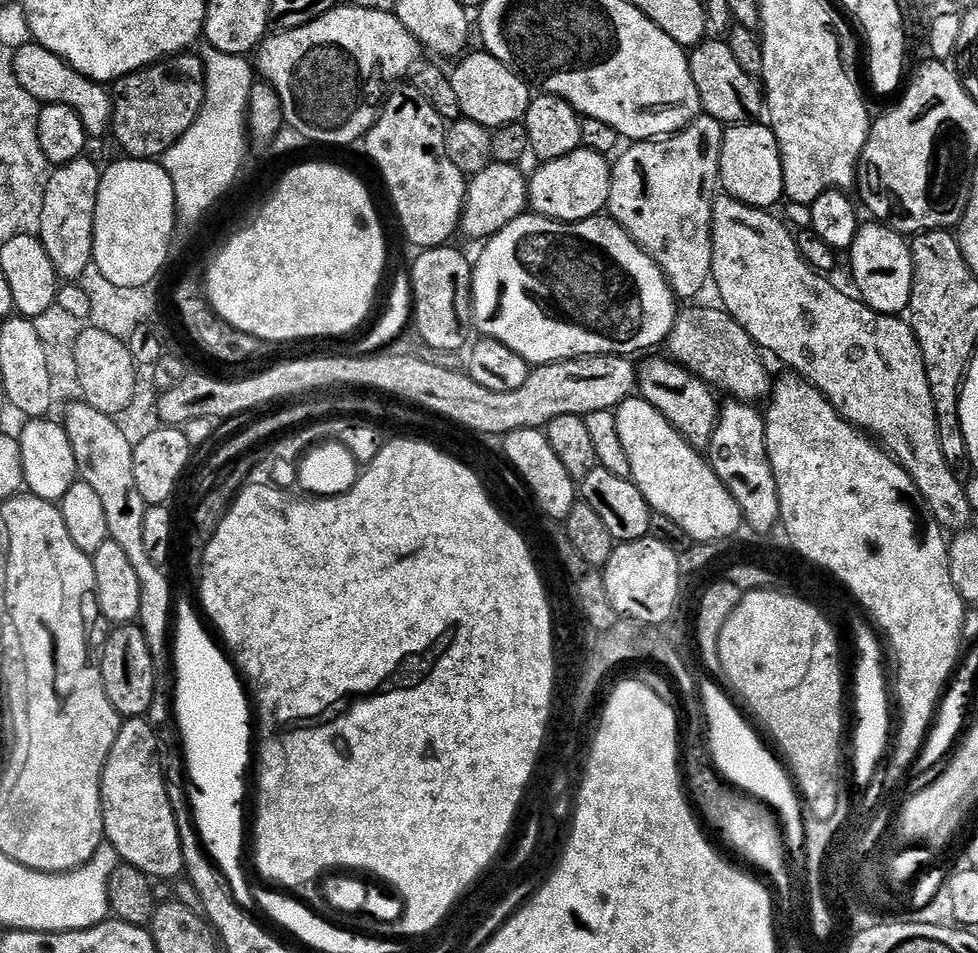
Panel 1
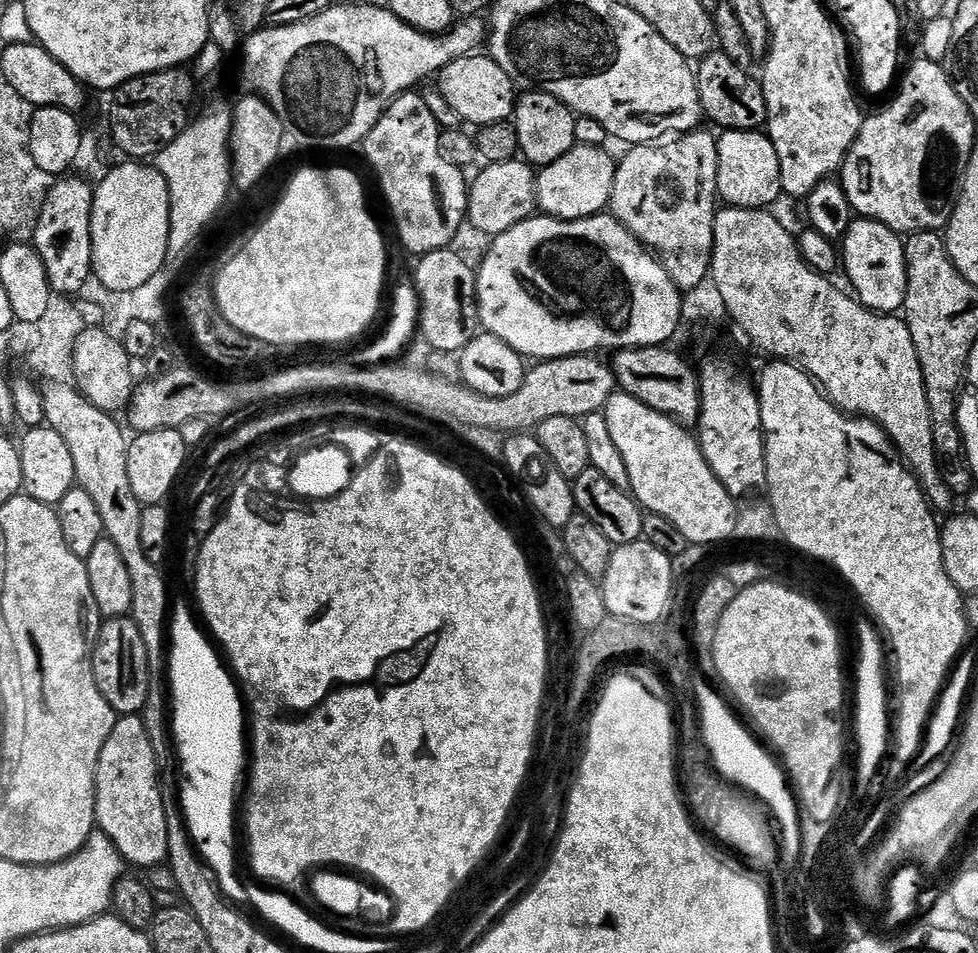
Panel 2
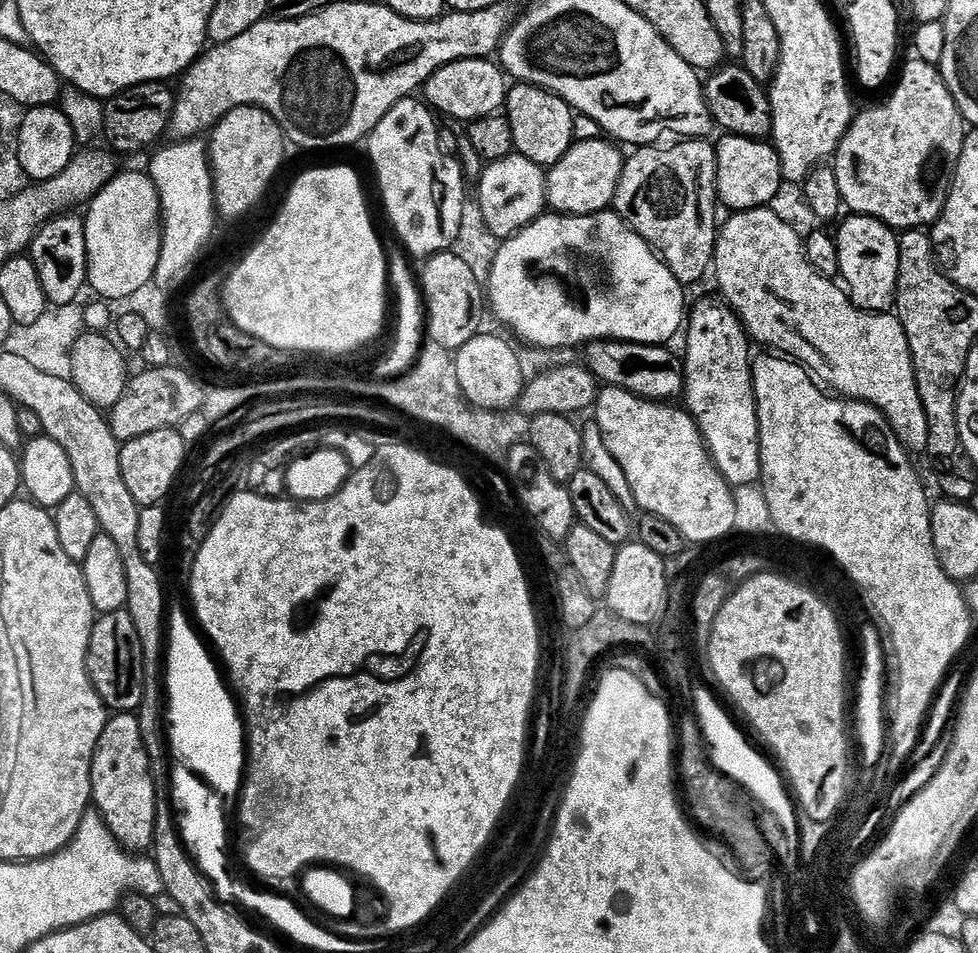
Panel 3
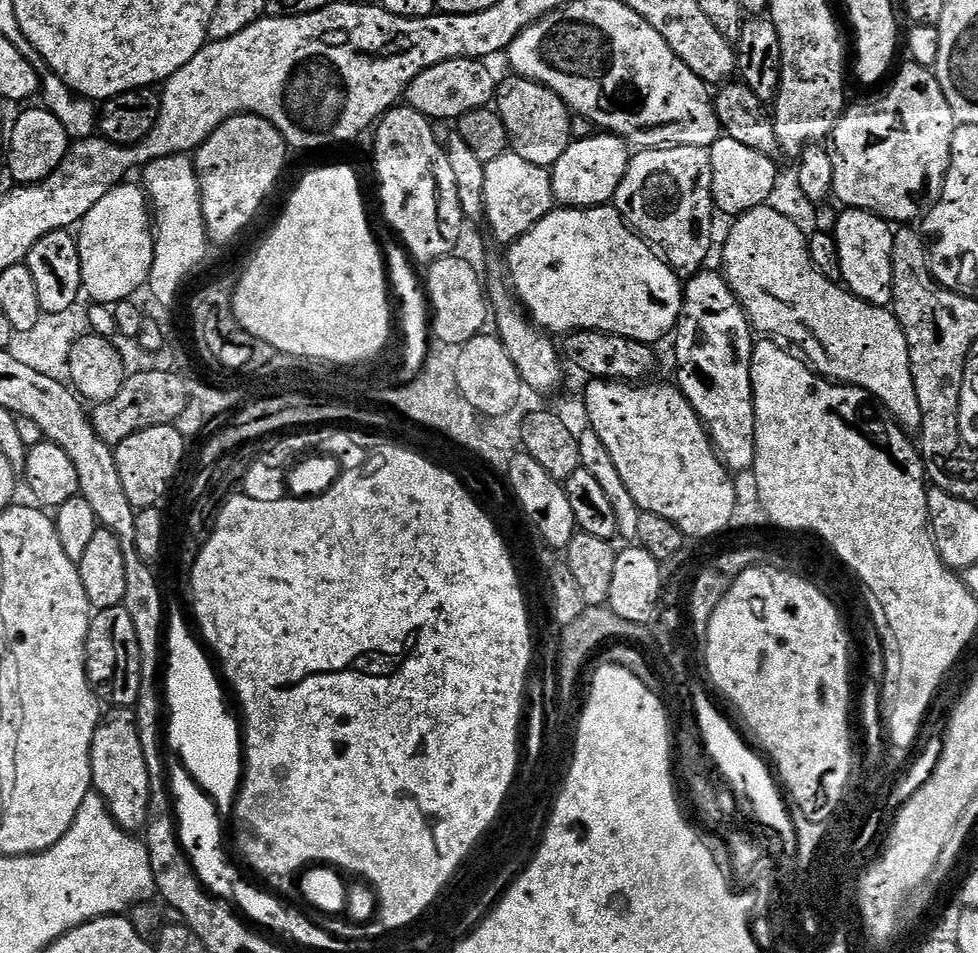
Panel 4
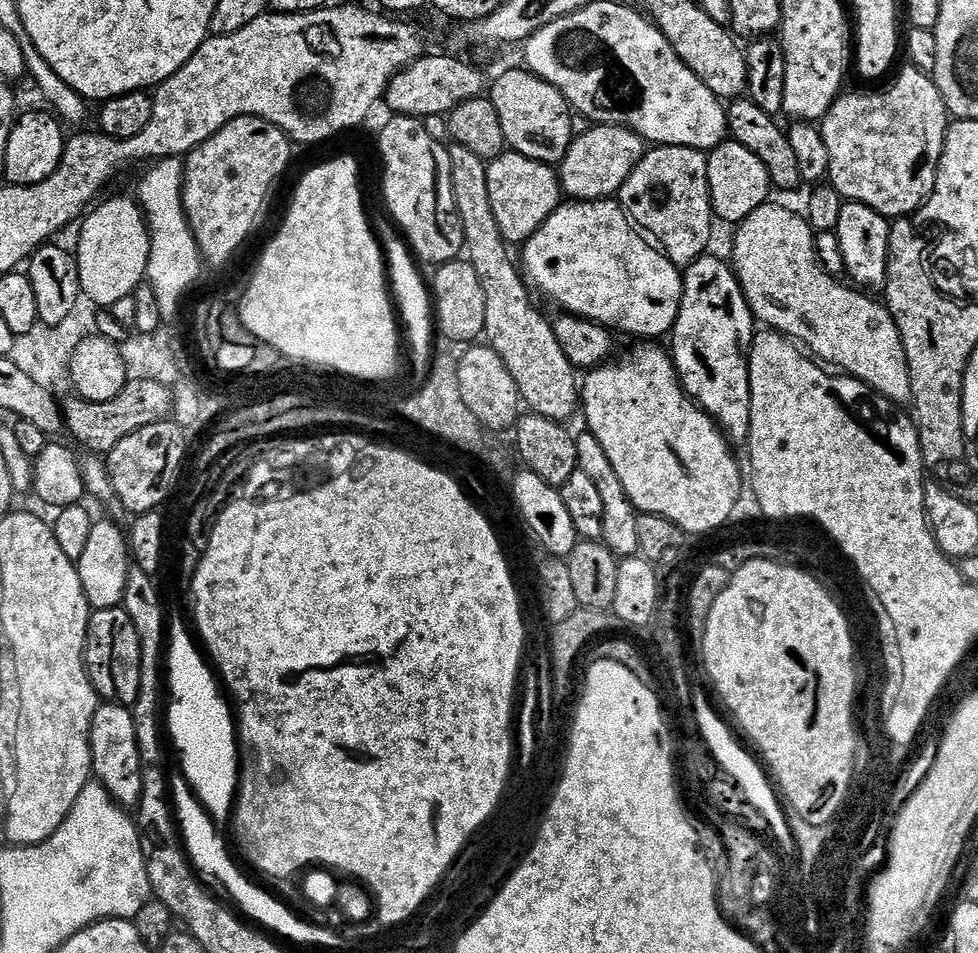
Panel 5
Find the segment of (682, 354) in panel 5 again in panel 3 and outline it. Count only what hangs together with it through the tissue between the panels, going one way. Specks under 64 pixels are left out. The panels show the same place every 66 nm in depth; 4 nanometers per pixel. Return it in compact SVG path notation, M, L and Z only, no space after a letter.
M704 300L696 309L689 311L686 316L686 331L684 336L684 356L682 352L682 363L684 366L684 391L683 399L688 399L686 403L687 411L692 413L693 420L696 421L700 436L704 439L704 445L708 447L708 452L712 456L712 460L716 464L716 468L723 474L724 480L731 486L740 486L744 484L753 484L759 481L761 470L761 446L760 446L760 427L758 426L758 410L756 409L756 399L754 398L754 382L752 381L752 361L753 353L748 353L748 344L750 345L750 337L744 330L744 325L740 323L736 313L728 307L727 304L716 300Z

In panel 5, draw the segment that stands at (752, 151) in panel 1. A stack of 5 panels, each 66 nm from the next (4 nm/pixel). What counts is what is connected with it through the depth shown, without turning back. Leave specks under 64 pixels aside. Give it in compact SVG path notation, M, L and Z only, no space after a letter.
M728 138L723 144L711 149L708 158L708 185L712 210L717 221L725 220L731 226L739 225L758 206L769 203L769 191L773 187L766 166L738 141Z

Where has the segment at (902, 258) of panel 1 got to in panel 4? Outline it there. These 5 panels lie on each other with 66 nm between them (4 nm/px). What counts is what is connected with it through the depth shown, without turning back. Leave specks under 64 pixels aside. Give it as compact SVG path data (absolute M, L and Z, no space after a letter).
M844 208L837 218L834 235L838 246L838 258L842 262L840 280L843 287L859 300L865 300L879 308L888 308L892 303L893 225L861 208Z

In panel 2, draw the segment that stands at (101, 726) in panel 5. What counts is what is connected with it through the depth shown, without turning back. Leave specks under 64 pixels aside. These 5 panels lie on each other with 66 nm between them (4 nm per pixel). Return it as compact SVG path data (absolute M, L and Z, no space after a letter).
M121 715L110 738L102 746L96 763L96 828L110 838L129 865L151 870L168 859L168 808L160 793L160 777L156 770L156 755L143 715Z

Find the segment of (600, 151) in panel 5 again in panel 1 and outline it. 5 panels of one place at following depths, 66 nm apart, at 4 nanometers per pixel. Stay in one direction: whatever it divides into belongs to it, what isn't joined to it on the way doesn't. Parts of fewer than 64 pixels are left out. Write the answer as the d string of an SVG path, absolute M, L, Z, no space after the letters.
M578 147L570 154L559 156L557 160L543 161L540 169L527 177L526 204L537 216L546 216L549 220L560 220L564 224L573 224L579 220L589 220L608 204L610 187L610 164L599 152Z

